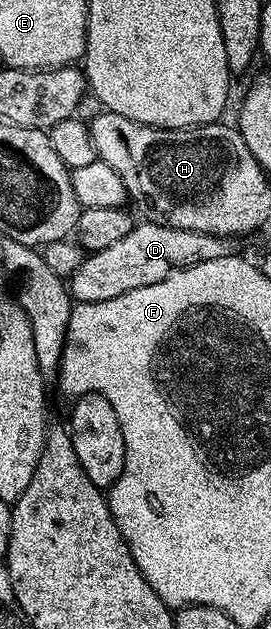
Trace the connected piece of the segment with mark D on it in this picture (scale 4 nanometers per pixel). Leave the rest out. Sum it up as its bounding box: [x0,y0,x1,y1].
[67,220,233,302]

